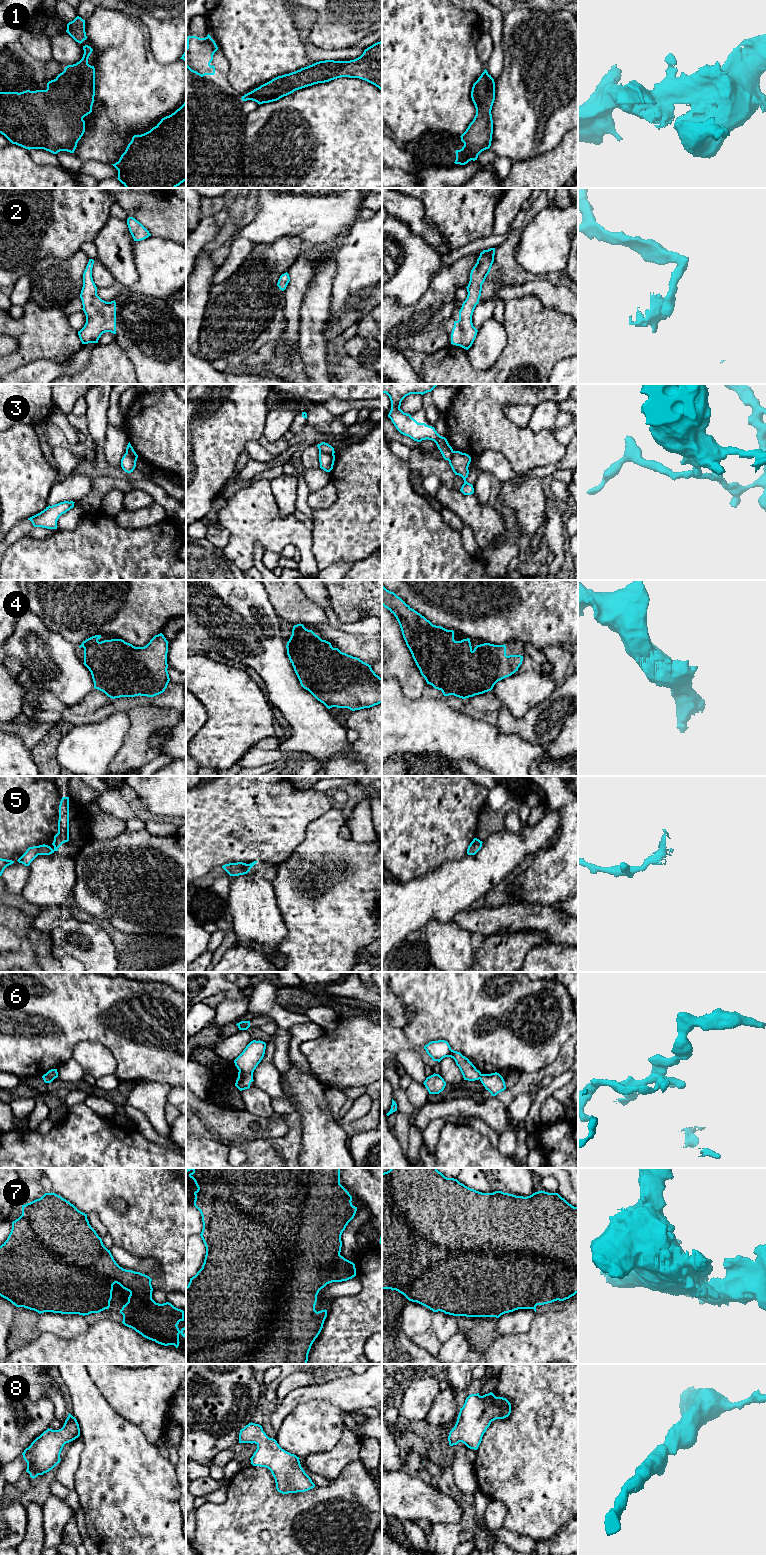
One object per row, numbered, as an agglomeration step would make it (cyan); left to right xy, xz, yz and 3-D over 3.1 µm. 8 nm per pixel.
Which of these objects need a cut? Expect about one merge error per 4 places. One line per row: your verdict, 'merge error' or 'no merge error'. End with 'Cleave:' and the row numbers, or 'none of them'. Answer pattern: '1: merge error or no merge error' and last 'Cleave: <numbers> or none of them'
1: no merge error
2: no merge error
3: merge error
4: no merge error
5: merge error
6: merge error
7: no merge error
8: no merge error
Cleave: 3, 5, 6

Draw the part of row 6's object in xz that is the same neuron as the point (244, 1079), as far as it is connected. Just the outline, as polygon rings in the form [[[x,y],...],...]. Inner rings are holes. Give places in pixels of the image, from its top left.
[[[244,1071],[238,1072],[238,1078],[236,1080],[235,1086],[240,1090],[245,1090],[250,1088],[250,1084],[253,1082],[253,1073],[247,1073]]]

